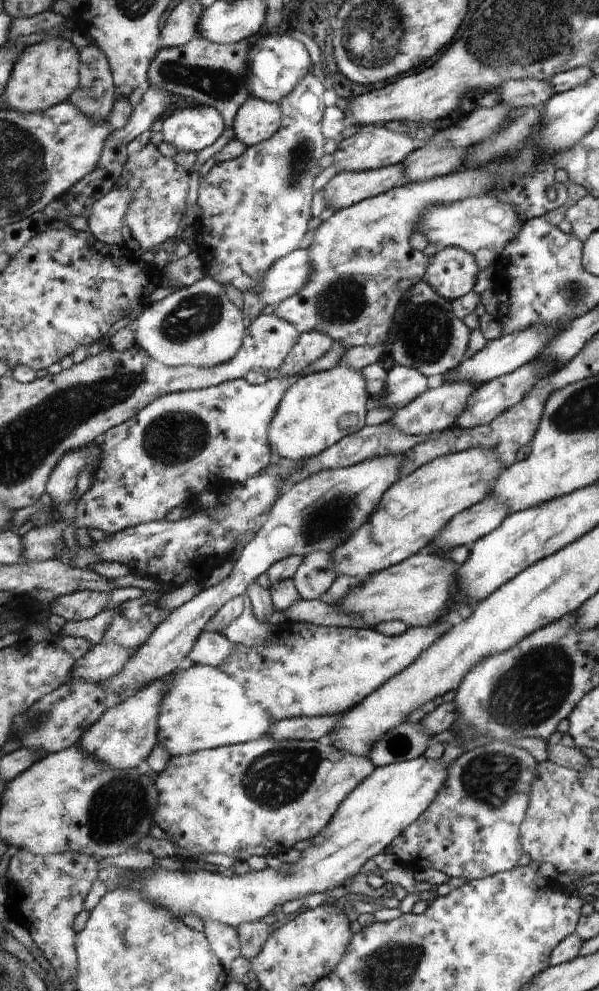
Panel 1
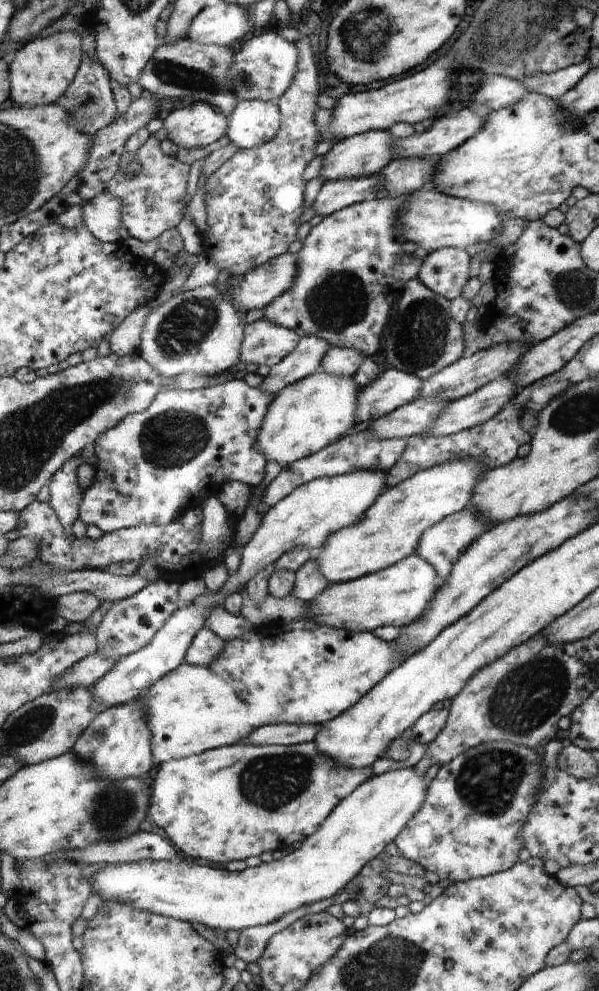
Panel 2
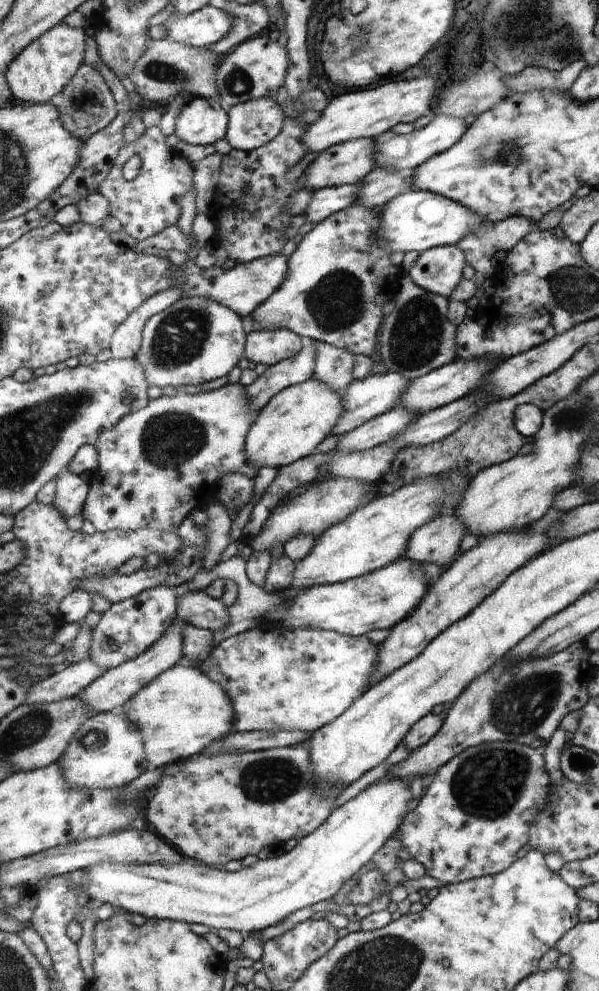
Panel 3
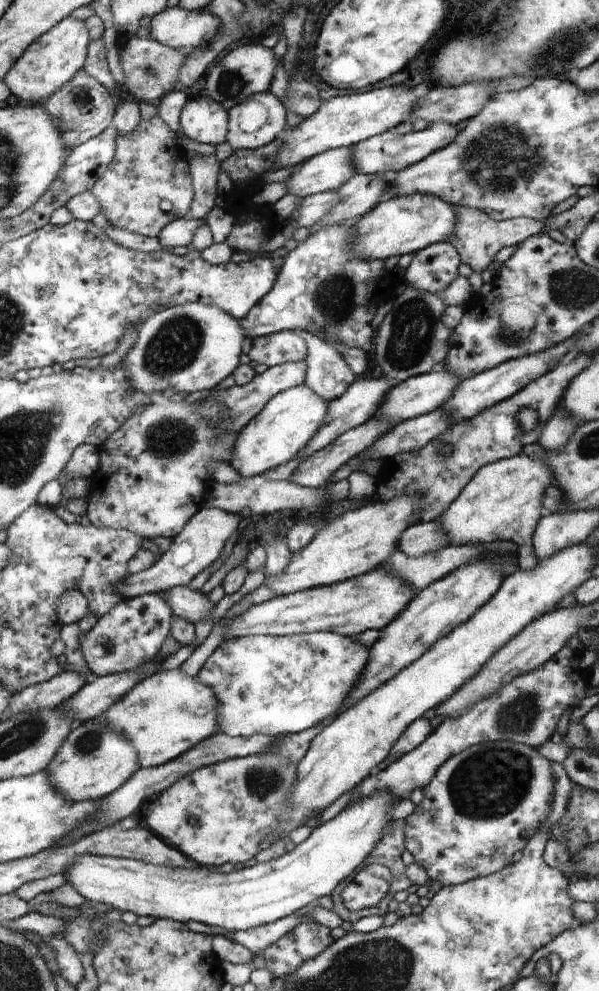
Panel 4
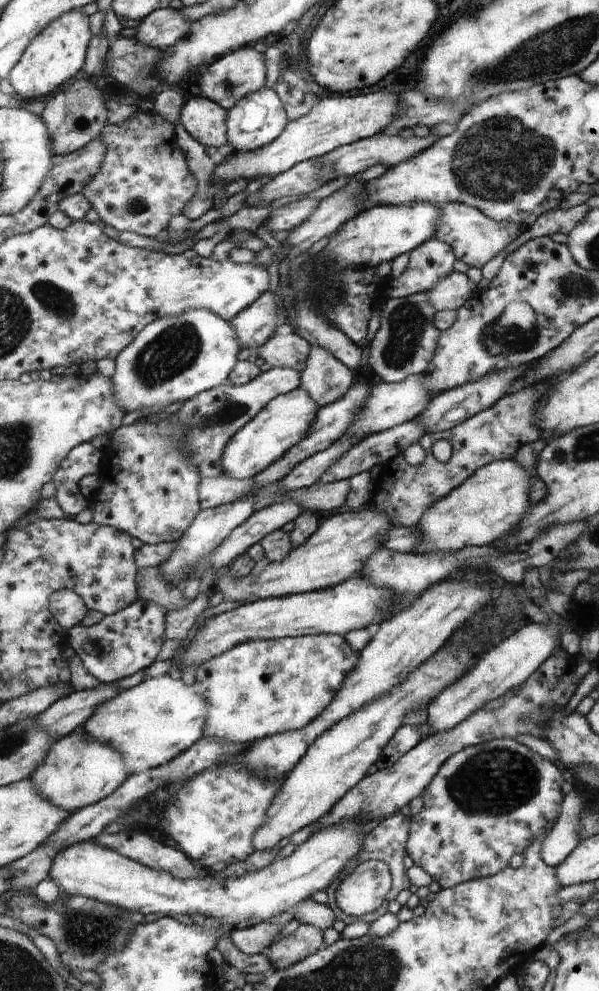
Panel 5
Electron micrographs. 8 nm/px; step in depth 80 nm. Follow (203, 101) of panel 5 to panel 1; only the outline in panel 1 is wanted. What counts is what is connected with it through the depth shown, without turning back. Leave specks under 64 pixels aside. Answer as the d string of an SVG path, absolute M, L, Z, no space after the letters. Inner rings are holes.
M194 105L174 110L163 120L163 140L177 151L200 152L218 140L226 128L224 117L217 109Z

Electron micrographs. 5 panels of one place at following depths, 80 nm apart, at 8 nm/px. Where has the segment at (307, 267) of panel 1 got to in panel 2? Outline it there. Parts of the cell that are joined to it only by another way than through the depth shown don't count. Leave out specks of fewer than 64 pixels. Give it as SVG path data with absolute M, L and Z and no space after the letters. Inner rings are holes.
M278 255L238 278L229 276L230 288L221 295L246 312L267 308L274 299L290 290L297 278L297 256Z

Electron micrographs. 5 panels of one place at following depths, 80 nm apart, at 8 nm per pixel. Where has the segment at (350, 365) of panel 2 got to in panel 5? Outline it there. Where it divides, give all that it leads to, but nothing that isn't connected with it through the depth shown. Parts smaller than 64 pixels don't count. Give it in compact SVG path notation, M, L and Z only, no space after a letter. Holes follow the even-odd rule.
M314 344L301 373L301 388L321 407L333 404L353 386L352 372L326 348Z

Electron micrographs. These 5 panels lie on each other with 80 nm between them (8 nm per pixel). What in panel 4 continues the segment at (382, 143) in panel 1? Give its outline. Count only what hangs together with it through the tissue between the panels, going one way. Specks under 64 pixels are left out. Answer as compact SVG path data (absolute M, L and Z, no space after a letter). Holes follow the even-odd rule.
M350 147L324 151L312 159L296 165L285 181L287 193L304 198L326 191L334 191L357 172L351 166Z

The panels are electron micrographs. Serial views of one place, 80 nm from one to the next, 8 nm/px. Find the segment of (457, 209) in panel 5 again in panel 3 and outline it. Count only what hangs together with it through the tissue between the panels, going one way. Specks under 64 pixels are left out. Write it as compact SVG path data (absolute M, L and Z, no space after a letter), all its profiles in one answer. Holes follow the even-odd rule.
M558 207L553 208L537 223L521 216L511 216L496 222L484 218L484 227L482 227L481 230L474 231L472 235L466 235L465 238L462 238L456 245L465 253L467 264L476 270L476 280L483 282L487 278L494 278L496 267L492 265L492 258L494 258L496 252L500 252L500 250L504 250L504 252L511 251L517 242L520 242L529 232L532 232L536 228L552 231L556 226L559 226L562 215L563 211Z

